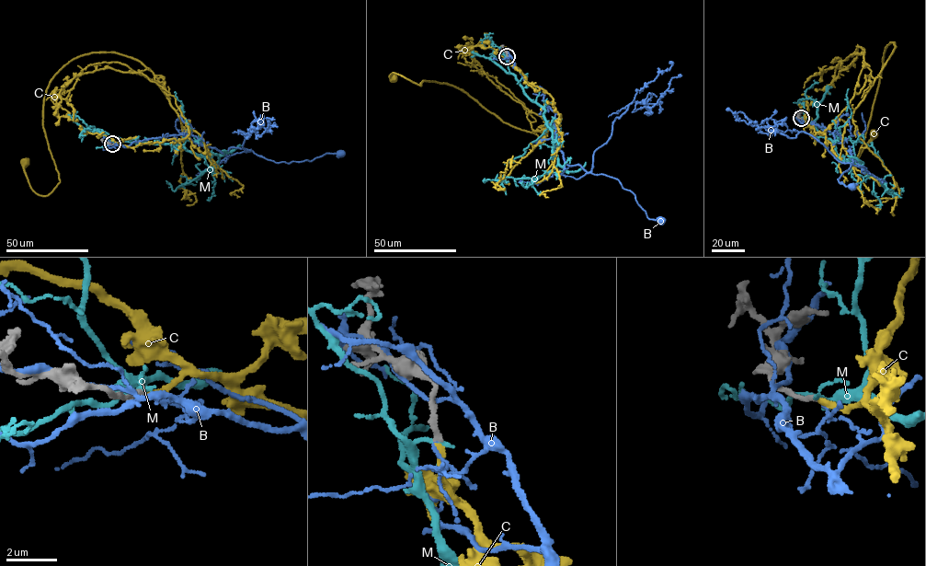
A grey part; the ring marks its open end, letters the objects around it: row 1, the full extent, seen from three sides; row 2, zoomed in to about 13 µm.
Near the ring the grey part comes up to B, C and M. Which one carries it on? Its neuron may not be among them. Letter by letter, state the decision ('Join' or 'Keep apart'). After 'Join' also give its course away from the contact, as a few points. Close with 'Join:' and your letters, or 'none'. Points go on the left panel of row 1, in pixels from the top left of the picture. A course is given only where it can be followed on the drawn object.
B: Keep apart
C: Join. Its course: (112, 144), (188, 131), (164, 77), (94, 52), (44, 96), (53, 190), (36, 193), (24, 162)
M: Keep apart
Join: C

